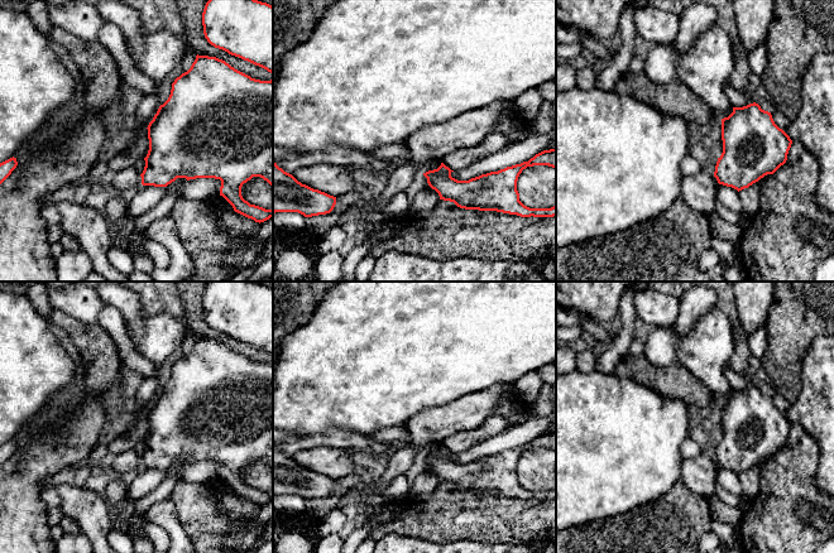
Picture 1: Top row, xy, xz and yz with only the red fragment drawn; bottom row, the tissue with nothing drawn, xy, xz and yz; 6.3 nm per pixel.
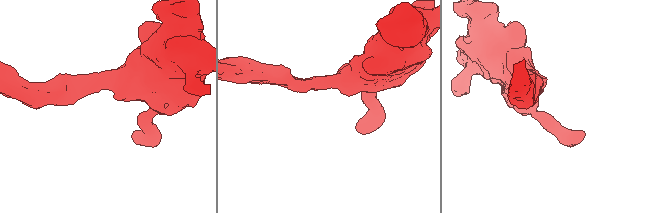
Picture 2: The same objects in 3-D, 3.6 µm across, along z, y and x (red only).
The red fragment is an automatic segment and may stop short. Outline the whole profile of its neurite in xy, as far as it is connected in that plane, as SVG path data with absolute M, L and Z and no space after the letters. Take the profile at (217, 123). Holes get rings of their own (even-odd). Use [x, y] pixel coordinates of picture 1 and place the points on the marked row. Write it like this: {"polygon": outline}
{"polygon": "M197 54L191 68L174 80L168 100L147 129L149 150L140 174L143 186L167 187L177 178L215 178L221 181L220 196L235 212L259 223L273 217L273 208L250 205L241 196L243 184L253 177L260 177L273 187L273 80L255 80L222 59Z"}

